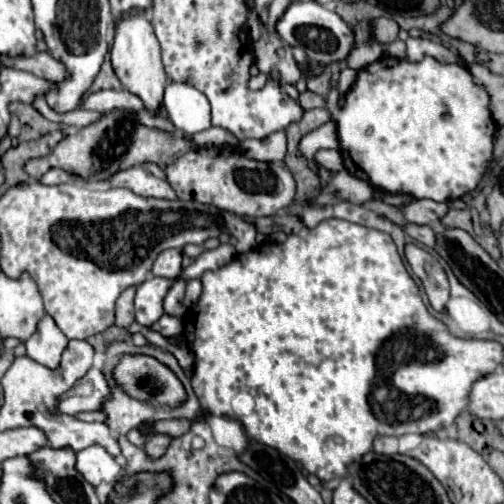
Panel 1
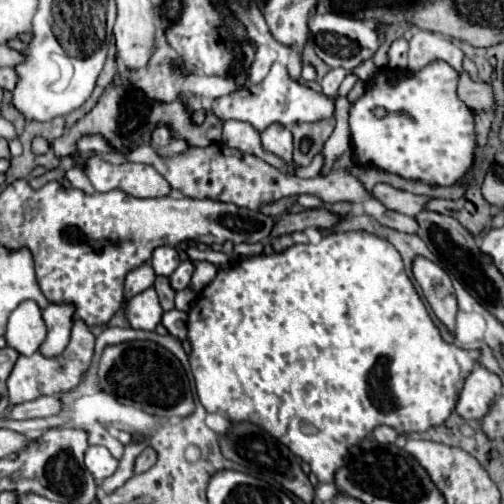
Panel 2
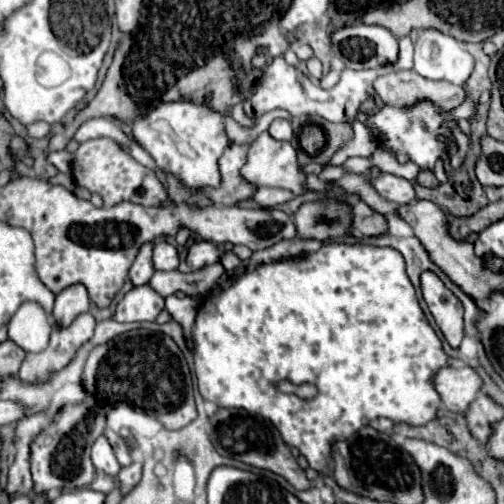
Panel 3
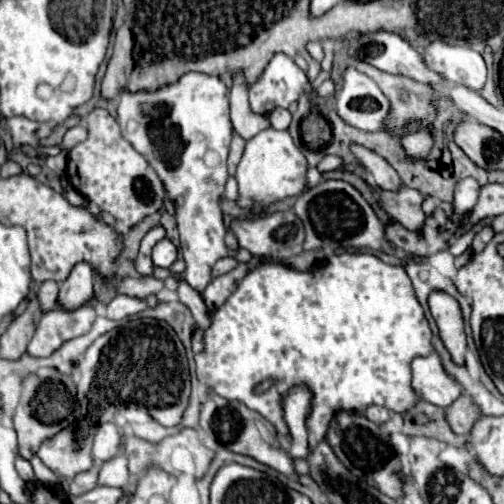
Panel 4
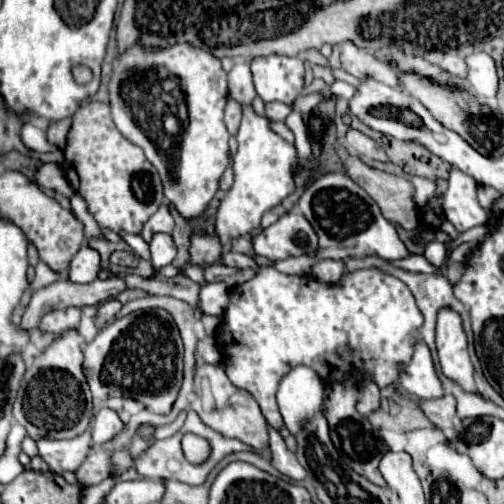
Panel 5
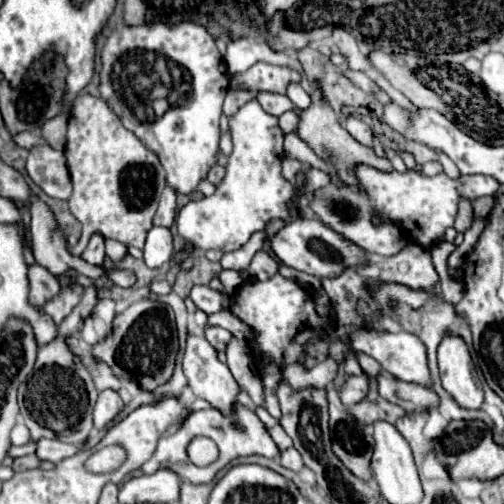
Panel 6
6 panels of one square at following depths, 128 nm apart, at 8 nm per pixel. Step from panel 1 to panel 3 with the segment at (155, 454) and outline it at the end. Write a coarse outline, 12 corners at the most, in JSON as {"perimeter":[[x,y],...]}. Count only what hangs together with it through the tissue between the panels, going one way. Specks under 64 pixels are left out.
{"perimeter":[[142,462],[118,472],[120,490],[126,494],[142,476]]}

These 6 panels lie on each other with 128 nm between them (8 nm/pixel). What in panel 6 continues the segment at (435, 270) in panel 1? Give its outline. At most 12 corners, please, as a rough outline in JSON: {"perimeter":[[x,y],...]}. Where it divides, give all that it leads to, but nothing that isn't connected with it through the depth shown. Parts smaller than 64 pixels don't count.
{"perimeter":[[446,332],[438,346],[444,390],[464,408],[484,402],[466,342]]}

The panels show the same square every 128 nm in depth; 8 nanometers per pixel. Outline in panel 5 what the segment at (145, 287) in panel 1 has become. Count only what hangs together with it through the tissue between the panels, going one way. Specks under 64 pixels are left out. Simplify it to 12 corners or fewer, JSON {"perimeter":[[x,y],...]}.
{"perimeter":[[108,300],[100,304],[96,324],[104,324],[114,318],[122,302]]}

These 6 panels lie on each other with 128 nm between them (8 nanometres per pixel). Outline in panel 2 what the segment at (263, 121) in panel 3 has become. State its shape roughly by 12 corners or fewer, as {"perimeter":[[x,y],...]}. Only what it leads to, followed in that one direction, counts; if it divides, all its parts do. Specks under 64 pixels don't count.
{"perimeter":[[228,120],[222,140],[268,164],[286,169],[286,163],[265,151],[260,136],[244,122]]}

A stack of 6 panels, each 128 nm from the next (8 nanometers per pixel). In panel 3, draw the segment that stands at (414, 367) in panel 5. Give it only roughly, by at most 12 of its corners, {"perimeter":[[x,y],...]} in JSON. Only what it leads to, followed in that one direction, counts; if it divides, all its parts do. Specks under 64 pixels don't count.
{"perimeter":[[454,364],[434,376],[444,406],[464,414],[484,386],[474,368]]}

